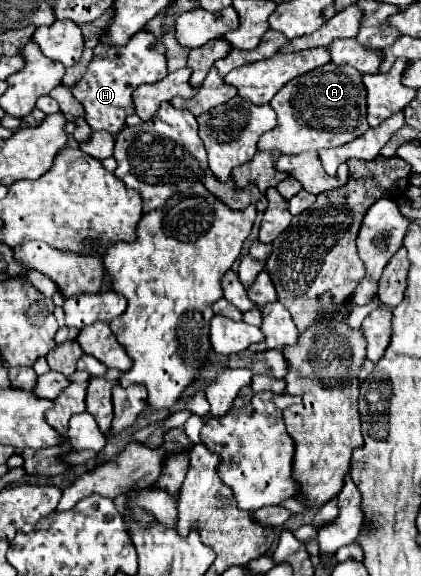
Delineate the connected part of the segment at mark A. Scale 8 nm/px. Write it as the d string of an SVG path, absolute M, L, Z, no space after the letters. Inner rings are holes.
M327 63L303 73L283 85L269 105L273 105L273 111L277 113L277 125L259 139L259 151L277 151L281 155L319 151L345 145L369 129L365 119L365 87L361 83L361 73L353 67Z

